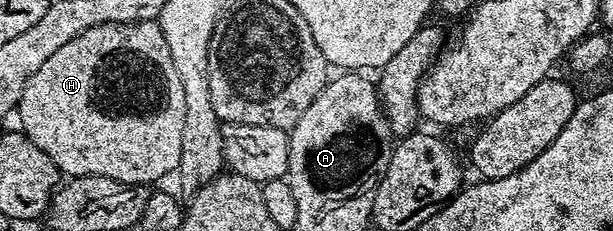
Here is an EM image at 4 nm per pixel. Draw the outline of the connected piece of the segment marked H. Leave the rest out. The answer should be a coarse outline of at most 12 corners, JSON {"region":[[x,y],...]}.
{"region":[[156,22],[98,24],[20,93],[73,178],[179,171],[186,96]]}

